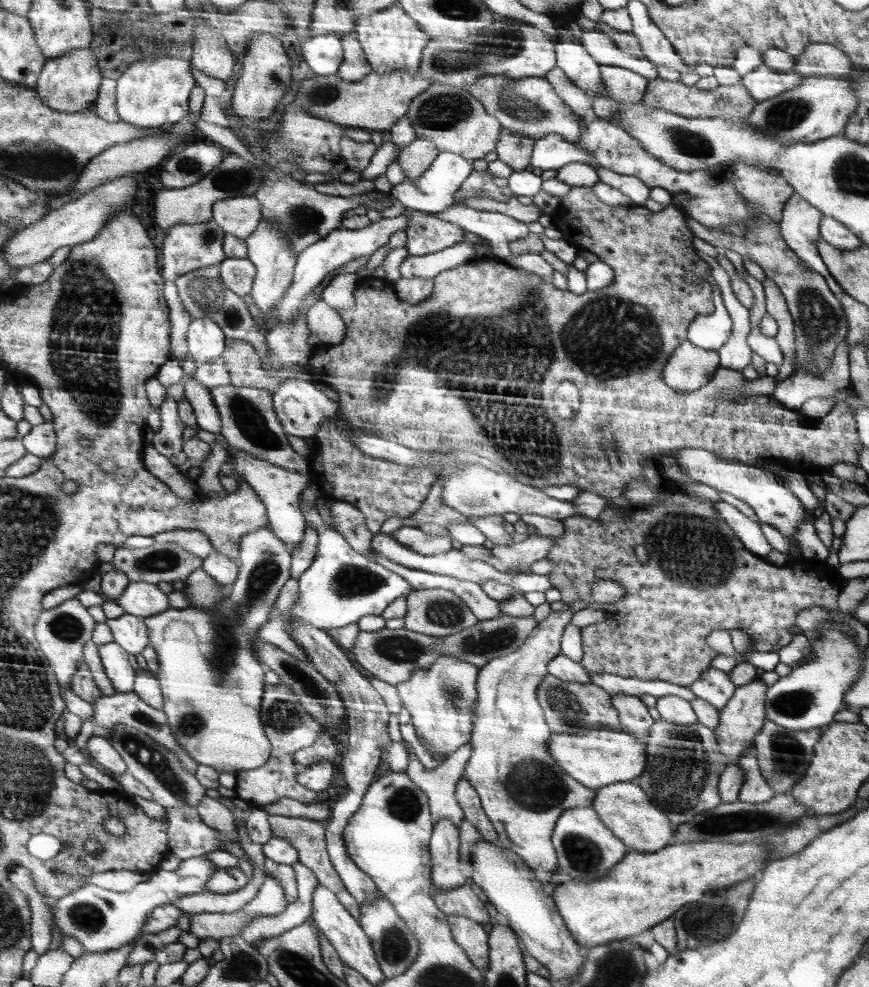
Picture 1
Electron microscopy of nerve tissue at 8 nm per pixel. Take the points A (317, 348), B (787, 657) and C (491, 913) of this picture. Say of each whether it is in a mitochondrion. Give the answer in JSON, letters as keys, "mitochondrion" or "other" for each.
{"A":"other","B":"other","C":"other"}

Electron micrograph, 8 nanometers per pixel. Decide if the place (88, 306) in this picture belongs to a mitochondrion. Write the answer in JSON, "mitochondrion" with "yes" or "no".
{"mitochondrion":"yes"}

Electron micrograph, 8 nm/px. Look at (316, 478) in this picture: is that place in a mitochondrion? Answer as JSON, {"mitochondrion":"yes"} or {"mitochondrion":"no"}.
{"mitochondrion":"no"}

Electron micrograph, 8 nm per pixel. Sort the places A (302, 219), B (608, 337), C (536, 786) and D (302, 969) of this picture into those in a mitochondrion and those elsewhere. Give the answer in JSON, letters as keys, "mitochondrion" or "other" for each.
{"A":"mitochondrion","B":"mitochondrion","C":"mitochondrion","D":"mitochondrion"}

